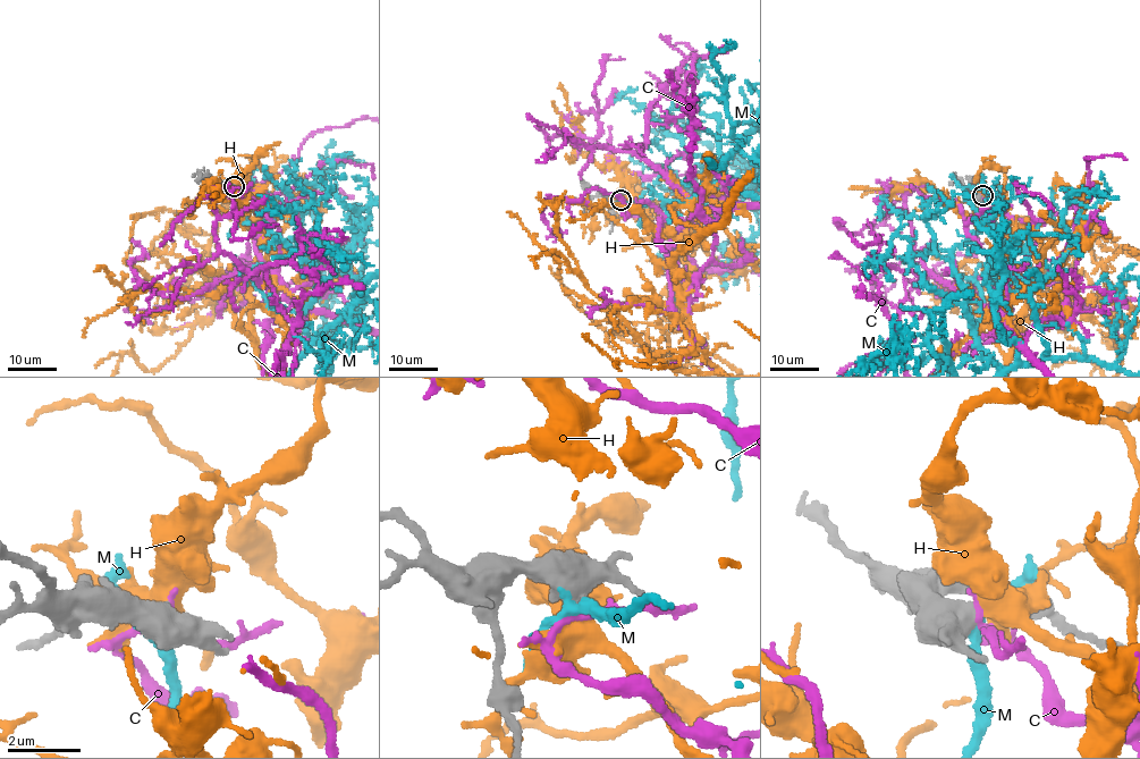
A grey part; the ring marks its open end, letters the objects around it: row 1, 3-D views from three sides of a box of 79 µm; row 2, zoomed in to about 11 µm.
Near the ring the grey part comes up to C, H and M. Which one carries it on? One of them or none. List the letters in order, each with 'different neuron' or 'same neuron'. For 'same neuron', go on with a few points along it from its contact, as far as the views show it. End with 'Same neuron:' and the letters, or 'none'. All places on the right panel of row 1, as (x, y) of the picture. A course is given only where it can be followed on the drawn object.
C: different neuron
H: same neuron
M: different neuron
Same neuron: H

